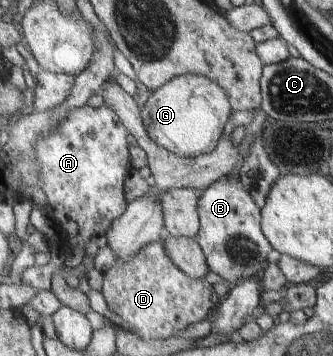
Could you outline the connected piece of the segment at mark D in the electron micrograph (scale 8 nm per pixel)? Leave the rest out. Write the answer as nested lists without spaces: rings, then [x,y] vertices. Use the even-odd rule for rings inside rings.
[[[165,239],[143,247],[129,263],[117,262],[103,276],[102,294],[108,308],[144,339],[177,336],[189,324],[209,318],[221,301],[207,280],[187,276],[166,253]]]

